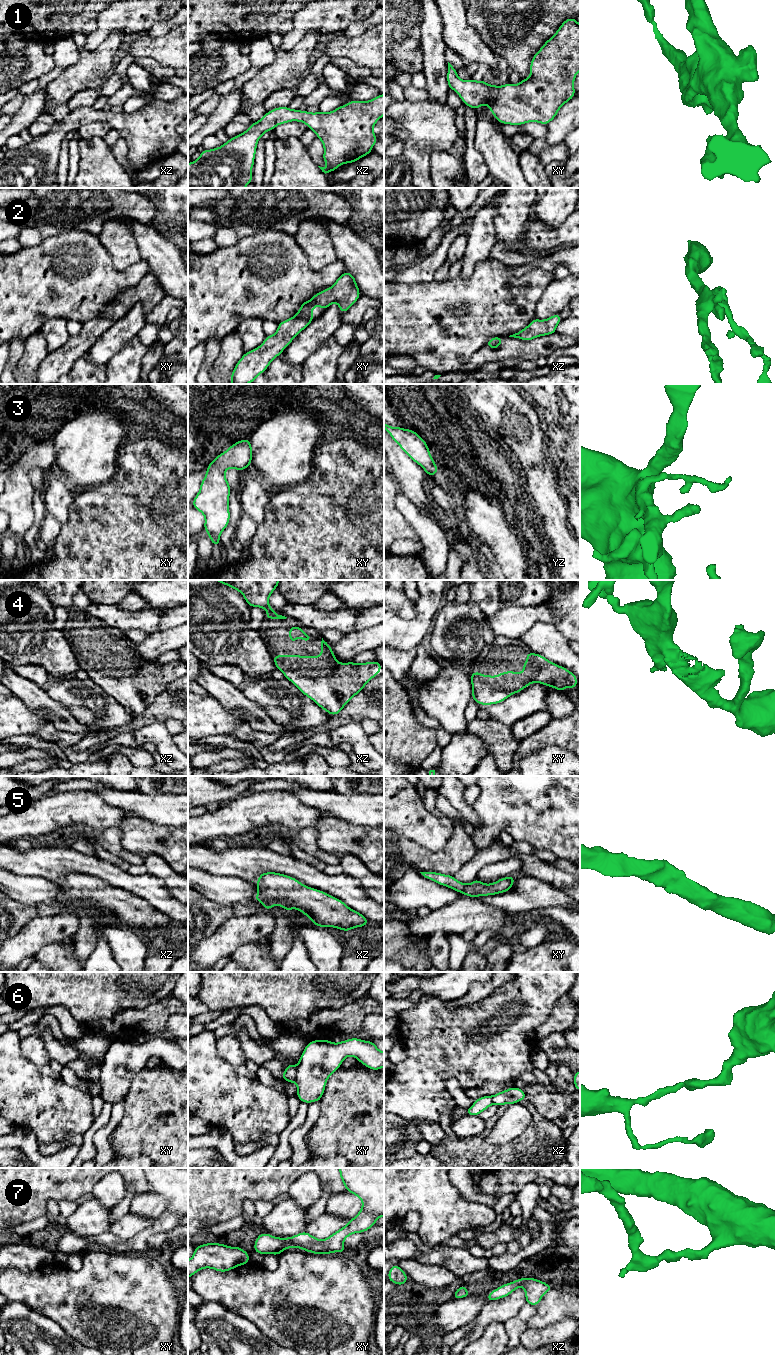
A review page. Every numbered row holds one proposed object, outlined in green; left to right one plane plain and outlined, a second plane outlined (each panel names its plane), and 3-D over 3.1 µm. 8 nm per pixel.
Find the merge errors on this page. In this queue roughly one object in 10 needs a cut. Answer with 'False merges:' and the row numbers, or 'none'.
False merges: 6

